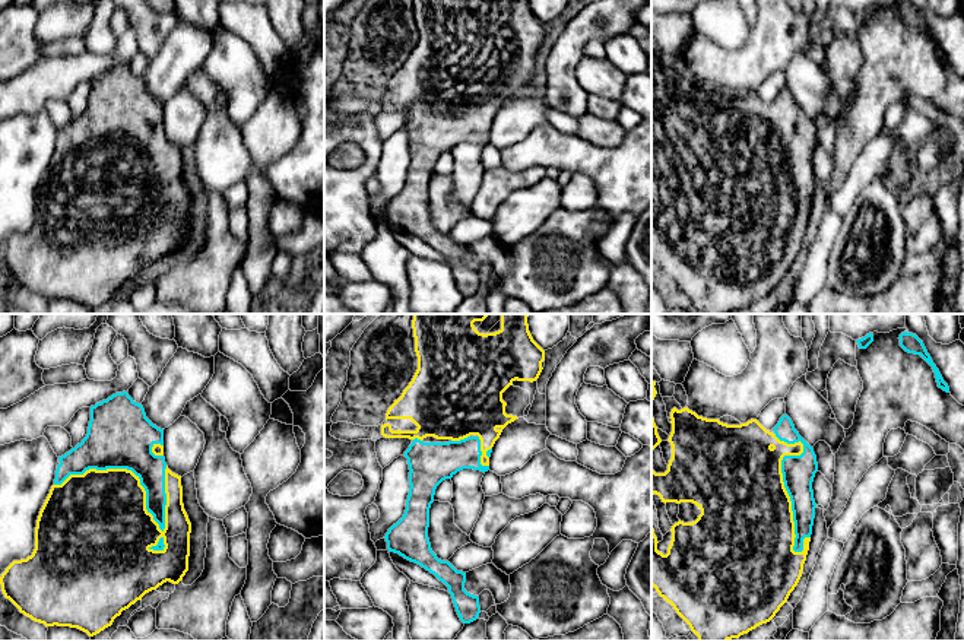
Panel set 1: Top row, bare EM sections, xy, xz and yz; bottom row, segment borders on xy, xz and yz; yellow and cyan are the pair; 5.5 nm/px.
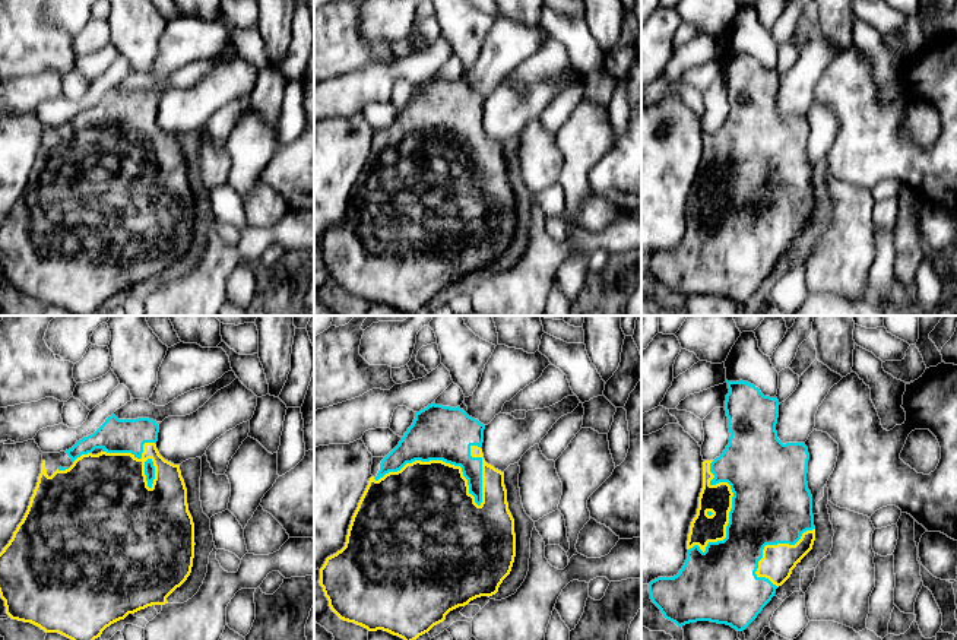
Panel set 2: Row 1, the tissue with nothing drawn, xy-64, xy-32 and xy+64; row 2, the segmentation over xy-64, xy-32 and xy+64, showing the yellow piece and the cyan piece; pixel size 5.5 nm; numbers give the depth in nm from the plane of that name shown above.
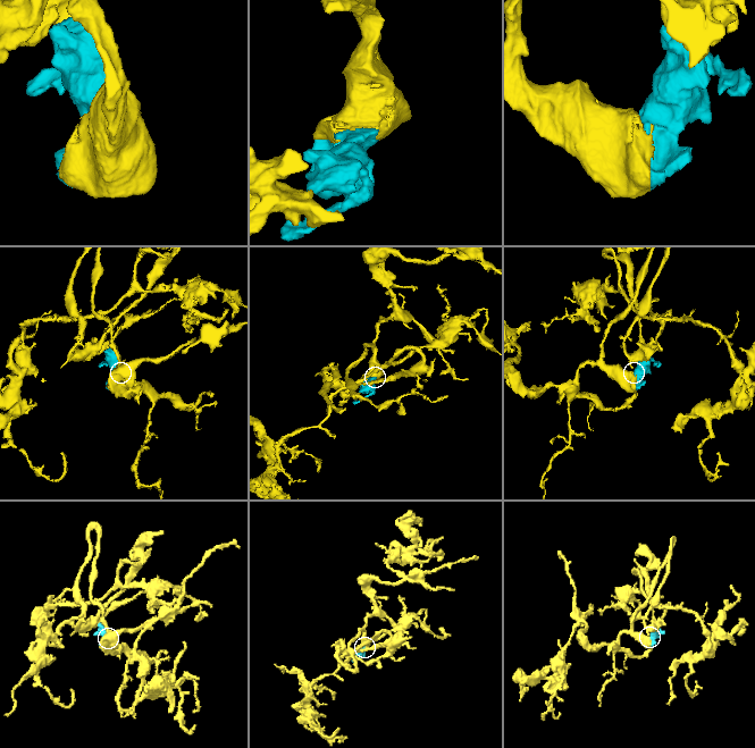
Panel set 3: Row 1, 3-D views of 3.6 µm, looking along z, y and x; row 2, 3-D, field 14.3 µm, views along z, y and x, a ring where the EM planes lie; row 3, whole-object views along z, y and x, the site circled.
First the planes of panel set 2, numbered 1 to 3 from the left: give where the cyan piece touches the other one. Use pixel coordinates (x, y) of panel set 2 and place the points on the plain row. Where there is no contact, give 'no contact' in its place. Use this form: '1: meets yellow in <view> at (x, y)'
1: meets yellow in xy-64 at (133, 129)
2: meets yellow in xy-32 at (465, 151)
3: meets yellow in xy+64 at (731, 177)

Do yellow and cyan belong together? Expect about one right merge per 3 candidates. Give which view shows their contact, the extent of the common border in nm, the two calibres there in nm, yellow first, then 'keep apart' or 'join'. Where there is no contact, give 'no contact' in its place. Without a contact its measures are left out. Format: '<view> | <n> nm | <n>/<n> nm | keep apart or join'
xy | 650 nm | 440/360 nm | join

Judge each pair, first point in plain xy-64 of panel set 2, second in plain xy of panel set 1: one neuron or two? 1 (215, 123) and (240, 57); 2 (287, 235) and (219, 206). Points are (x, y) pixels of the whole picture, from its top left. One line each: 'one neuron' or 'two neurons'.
1: one neuron
2: one neuron

